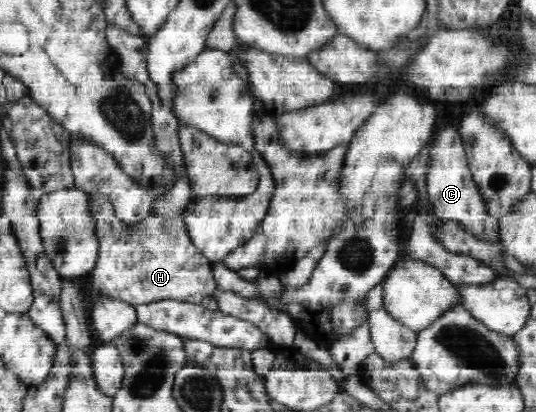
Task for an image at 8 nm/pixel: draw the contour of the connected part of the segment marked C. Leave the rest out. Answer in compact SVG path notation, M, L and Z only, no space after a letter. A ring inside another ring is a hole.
M442 123L432 141L429 151L429 165L426 167L428 198L433 213L438 219L456 221L471 231L477 238L496 242L499 237L499 220L488 215L484 201L468 167L466 143L458 133L456 125Z

